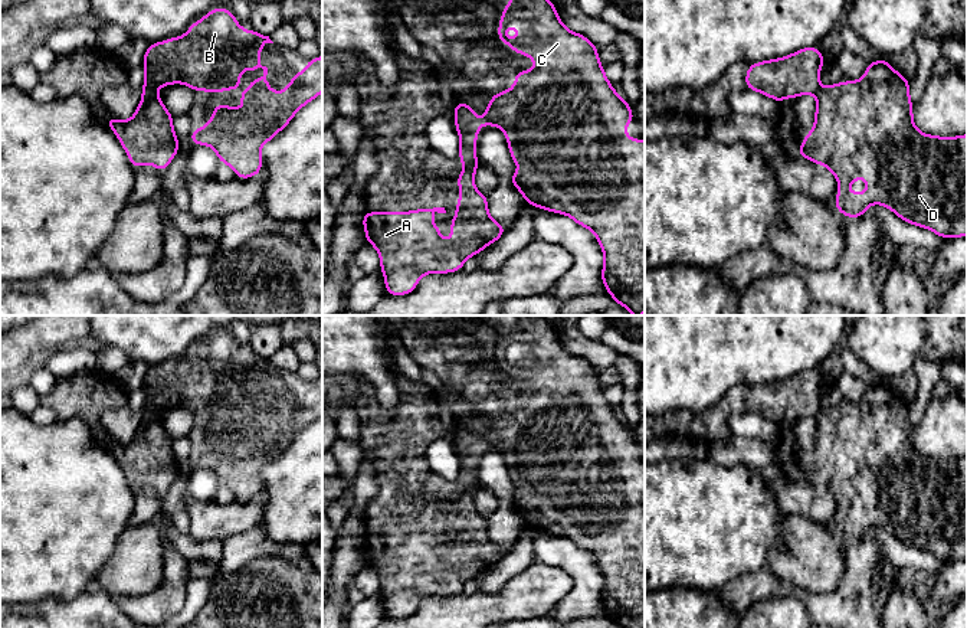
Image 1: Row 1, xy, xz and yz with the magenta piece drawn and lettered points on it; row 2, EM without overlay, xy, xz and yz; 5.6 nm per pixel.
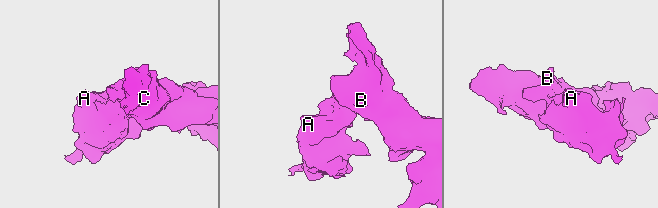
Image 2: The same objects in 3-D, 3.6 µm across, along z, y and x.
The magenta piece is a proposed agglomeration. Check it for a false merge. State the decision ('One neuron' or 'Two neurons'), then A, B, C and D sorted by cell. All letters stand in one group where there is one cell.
Two neurons. Groups: A D / B C

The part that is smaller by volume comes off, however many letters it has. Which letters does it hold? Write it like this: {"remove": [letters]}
{"remove": ["A", "D"]}

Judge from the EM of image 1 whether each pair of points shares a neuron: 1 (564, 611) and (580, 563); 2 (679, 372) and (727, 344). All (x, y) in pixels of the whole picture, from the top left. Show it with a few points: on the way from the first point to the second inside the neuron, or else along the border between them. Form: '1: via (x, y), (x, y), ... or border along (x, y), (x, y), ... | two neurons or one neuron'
1: via (576, 599), (580, 595), (580, 575) | one neuron
2: via (691, 360), (707, 344), (715, 344) | one neuron

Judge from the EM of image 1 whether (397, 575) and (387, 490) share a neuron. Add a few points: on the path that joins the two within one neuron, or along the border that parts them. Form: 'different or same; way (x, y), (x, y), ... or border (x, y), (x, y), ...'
same; way (397, 553), (397, 520), (395, 512)

